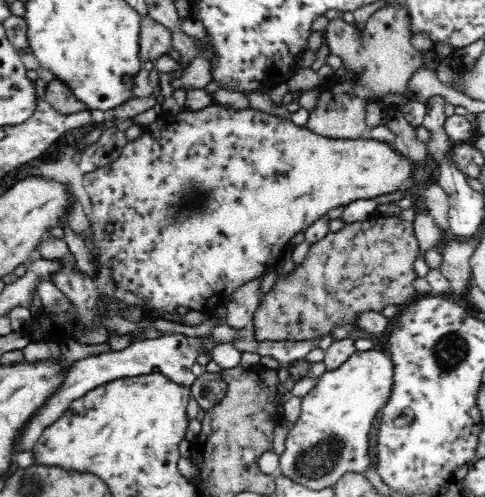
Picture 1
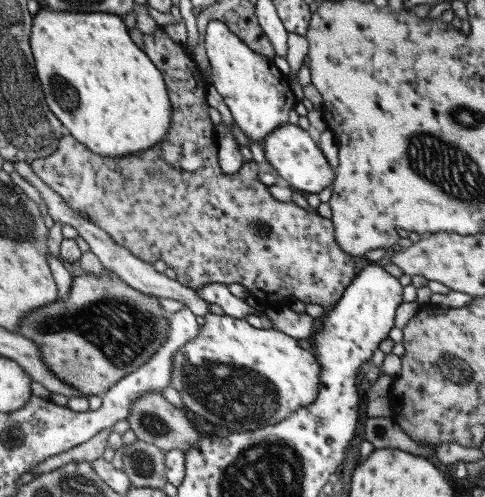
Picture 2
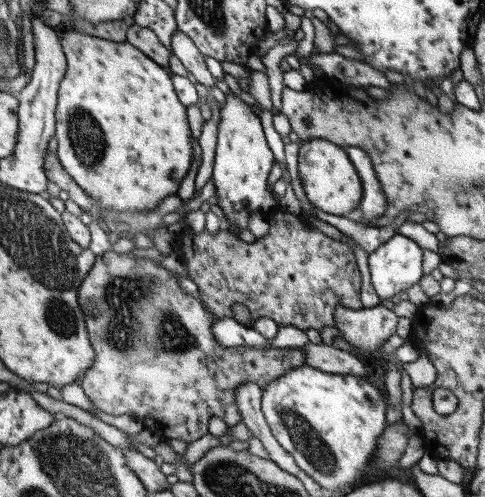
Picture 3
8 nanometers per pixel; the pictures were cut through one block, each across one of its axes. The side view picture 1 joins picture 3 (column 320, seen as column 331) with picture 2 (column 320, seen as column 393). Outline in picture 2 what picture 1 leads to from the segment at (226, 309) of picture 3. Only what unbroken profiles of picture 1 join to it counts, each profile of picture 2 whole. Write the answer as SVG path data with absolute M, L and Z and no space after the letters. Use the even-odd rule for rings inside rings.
M137 28L129 30L131 42L149 58L151 64L161 72L167 94L171 100L171 130L161 144L137 156L125 158L103 158L87 150L71 134L59 140L57 150L41 160L33 160L31 168L37 178L59 194L67 206L105 230L111 240L141 262L155 264L163 262L177 274L177 282L191 290L199 290L207 284L241 284L249 296L259 302L265 310L279 310L287 300L301 300L303 304L319 304L331 310L345 288L357 276L355 260L341 252L335 242L333 222L317 216L317 212L305 212L291 202L279 202L269 196L267 186L257 180L257 164L247 162L237 174L225 174L217 160L217 138L215 128L209 122L209 106L205 102L207 82L193 62L193 56L179 44L171 42L163 28L153 34L143 34ZM181 146L193 146L189 160L179 160Z

